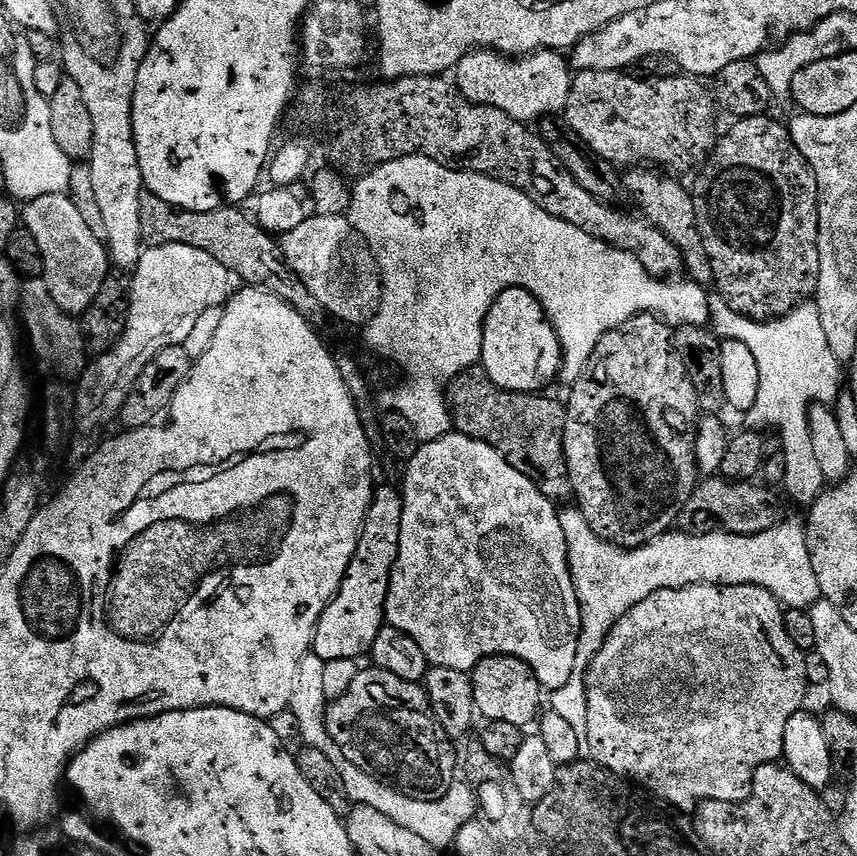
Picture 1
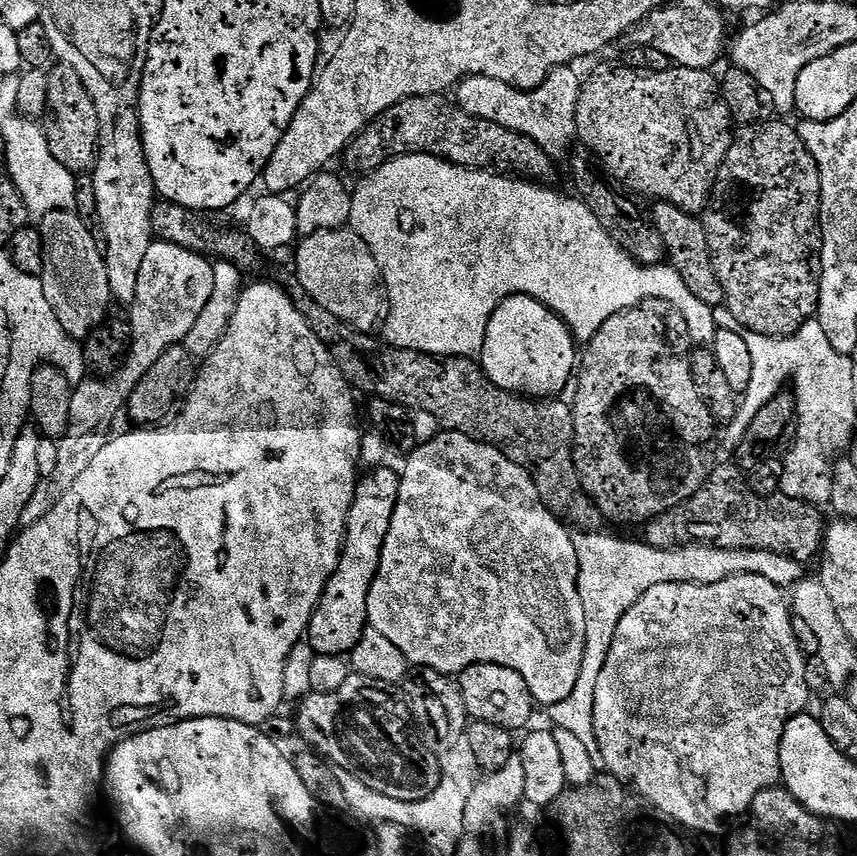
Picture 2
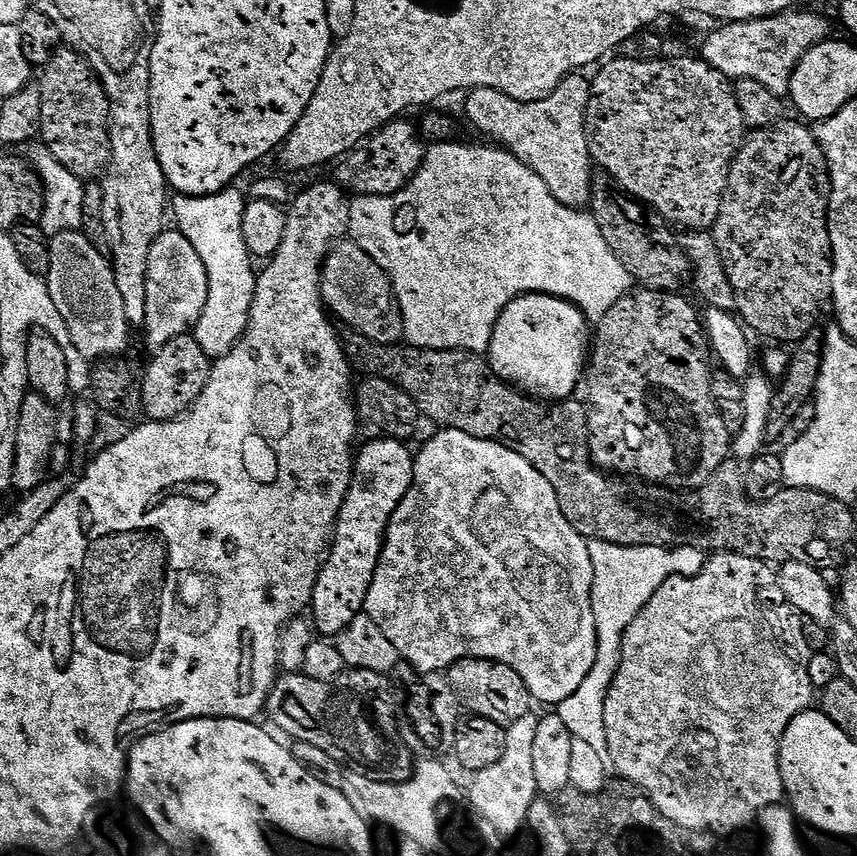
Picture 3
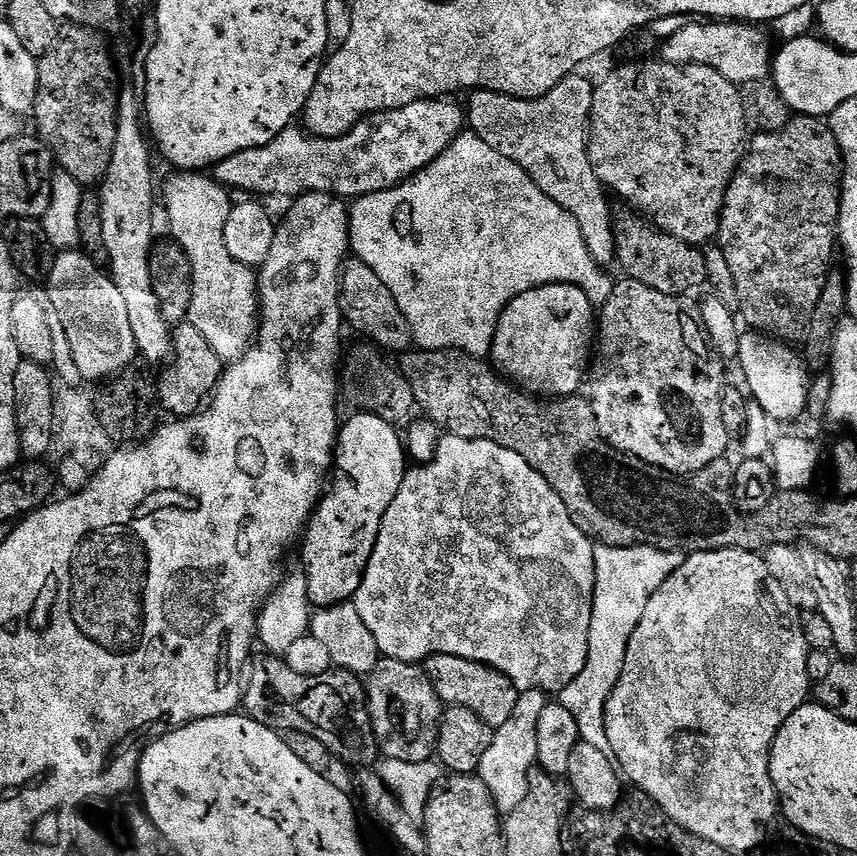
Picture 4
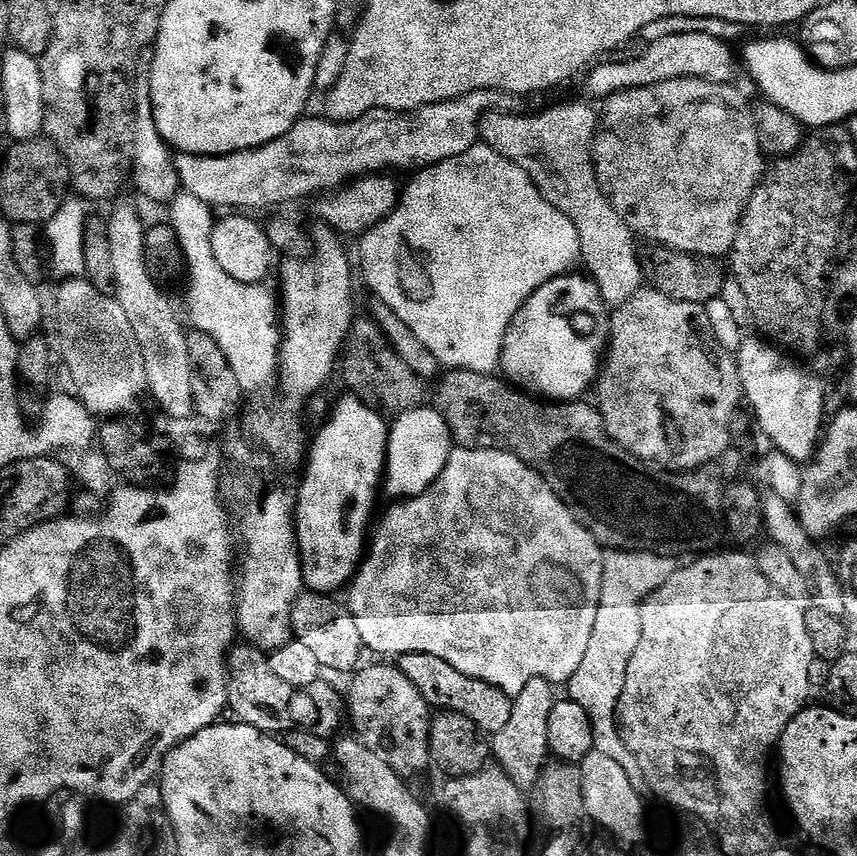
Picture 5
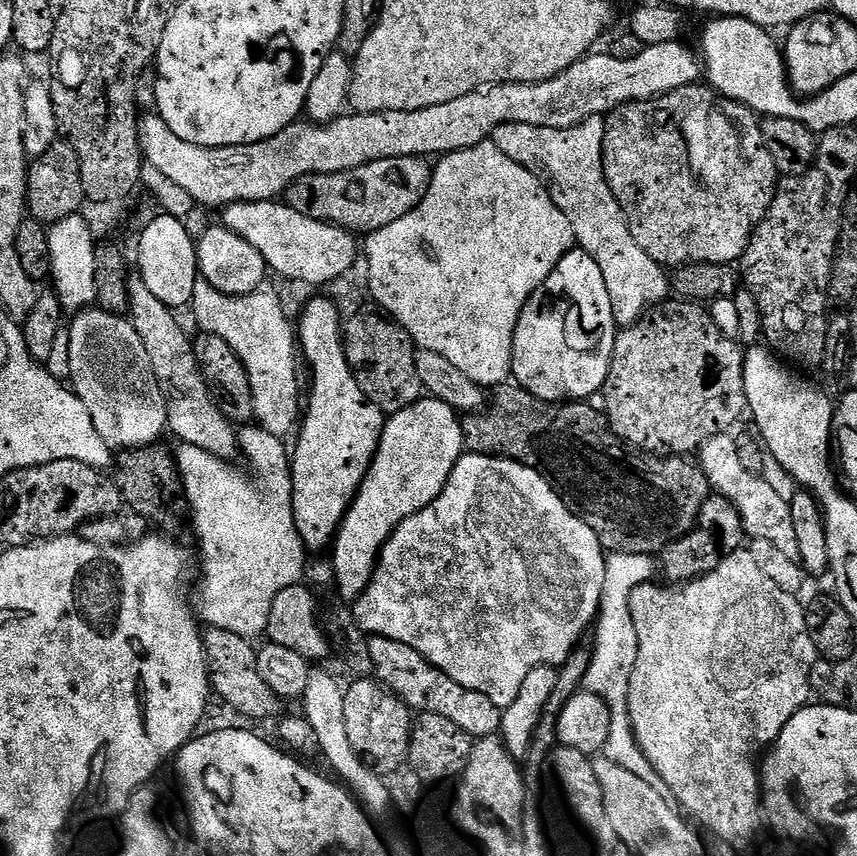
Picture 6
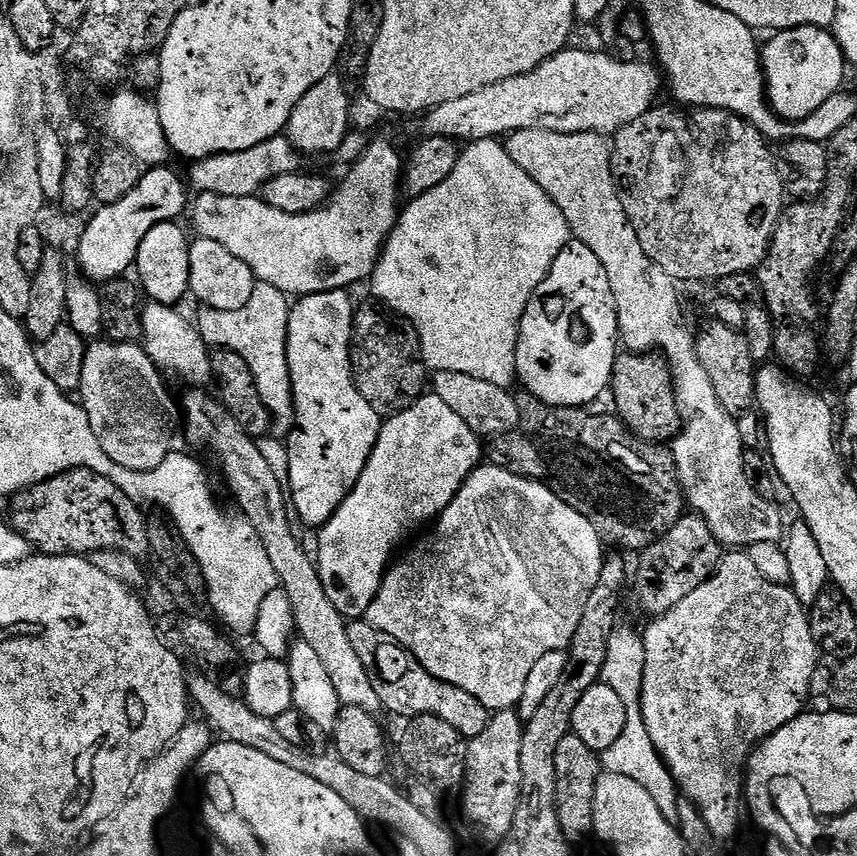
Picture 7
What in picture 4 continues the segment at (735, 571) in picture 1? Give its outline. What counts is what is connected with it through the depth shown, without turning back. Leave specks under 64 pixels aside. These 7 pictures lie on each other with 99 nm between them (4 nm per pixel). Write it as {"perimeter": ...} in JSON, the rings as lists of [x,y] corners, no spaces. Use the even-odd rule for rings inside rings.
{"perimeter":[[[605,544],[594,547],[594,570],[596,585],[594,586],[594,602],[592,603],[592,621],[590,622],[590,650],[588,664],[558,694],[558,702],[574,714],[574,722],[578,722],[581,741],[597,750],[611,753],[610,738],[606,736],[606,702],[618,686],[618,678],[622,678],[622,666],[626,662],[626,652],[630,646],[630,638],[634,630],[638,630],[638,622],[642,622],[642,614],[646,610],[646,602],[678,570],[685,562],[683,552],[663,552],[657,548],[615,548]]]}

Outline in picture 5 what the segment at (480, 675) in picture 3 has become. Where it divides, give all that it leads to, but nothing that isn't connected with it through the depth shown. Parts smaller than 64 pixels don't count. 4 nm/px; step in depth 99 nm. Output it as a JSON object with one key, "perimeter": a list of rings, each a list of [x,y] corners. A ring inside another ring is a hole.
{"perimeter":[[[406,654],[399,657],[398,667],[402,674],[406,674],[406,678],[410,678],[410,682],[414,682],[414,686],[418,686],[422,698],[426,698],[426,702],[432,705],[433,709],[462,714],[470,718],[470,722],[477,724],[485,734],[495,734],[504,729],[506,722],[510,722],[513,697],[498,690],[498,686],[490,686],[478,678],[470,678],[454,670],[450,662],[434,658],[434,654]]]}

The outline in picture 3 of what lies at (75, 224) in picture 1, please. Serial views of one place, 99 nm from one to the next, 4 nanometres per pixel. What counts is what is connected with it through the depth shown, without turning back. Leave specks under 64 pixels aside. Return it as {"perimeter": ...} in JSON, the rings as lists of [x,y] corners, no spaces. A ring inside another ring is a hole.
{"perimeter":[[[83,231],[59,232],[49,239],[50,270],[46,277],[50,298],[54,298],[56,312],[62,314],[62,322],[66,322],[66,330],[70,330],[70,342],[89,362],[105,360],[107,356],[118,356],[129,351],[128,331],[130,325],[126,318],[126,305],[122,302],[122,294],[118,291],[118,282],[112,269],[109,257],[95,248],[93,237],[84,235]]]}

